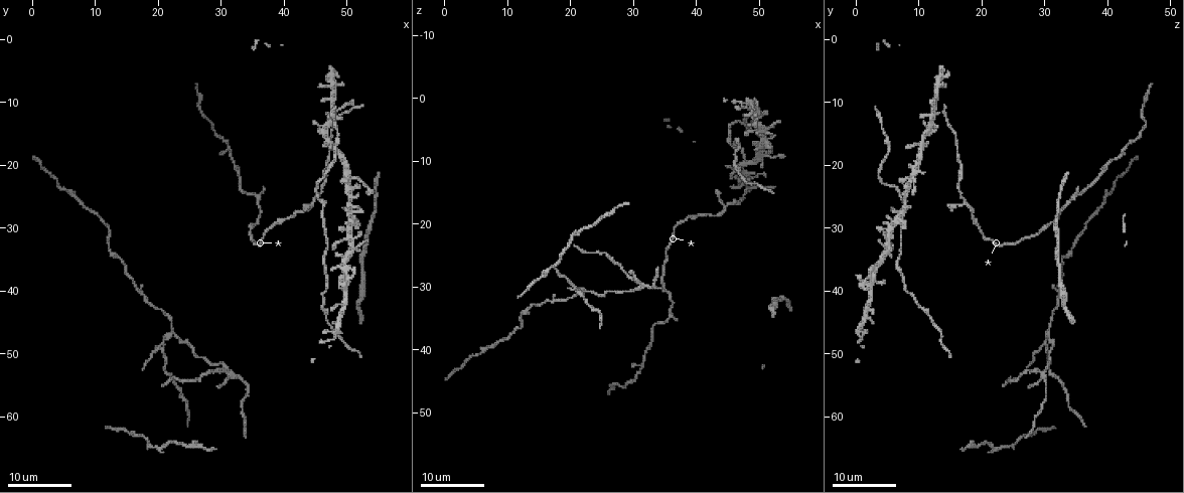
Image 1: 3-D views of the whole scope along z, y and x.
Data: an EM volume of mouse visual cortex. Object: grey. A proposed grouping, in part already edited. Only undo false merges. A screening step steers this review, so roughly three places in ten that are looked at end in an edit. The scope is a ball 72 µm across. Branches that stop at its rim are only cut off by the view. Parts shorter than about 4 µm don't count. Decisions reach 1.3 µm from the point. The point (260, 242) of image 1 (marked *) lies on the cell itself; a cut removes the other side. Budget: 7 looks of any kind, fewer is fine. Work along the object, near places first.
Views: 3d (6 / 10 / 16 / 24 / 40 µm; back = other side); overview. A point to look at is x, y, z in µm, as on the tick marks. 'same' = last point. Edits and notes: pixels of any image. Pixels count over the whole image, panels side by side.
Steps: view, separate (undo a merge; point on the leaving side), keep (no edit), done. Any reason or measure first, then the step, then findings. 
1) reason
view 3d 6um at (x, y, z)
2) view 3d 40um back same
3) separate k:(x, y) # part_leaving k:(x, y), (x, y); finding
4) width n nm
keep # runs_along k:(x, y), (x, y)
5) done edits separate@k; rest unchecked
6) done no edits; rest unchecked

four-way junction
view 3d 24um at (50.0, 32.0, 5.0)

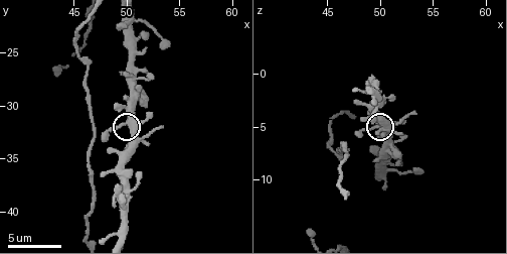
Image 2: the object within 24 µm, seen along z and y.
view 3d 6um same

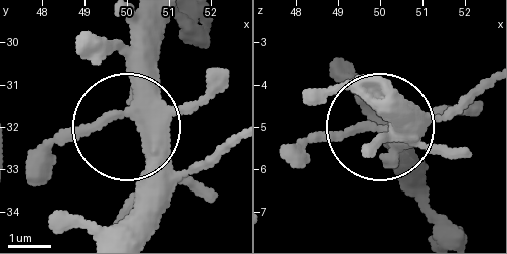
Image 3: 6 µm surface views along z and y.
width 410 nm
keep # all the same cell

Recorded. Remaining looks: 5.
arms part here
view 3d 24um at (46.5, 33.5, 7.0)

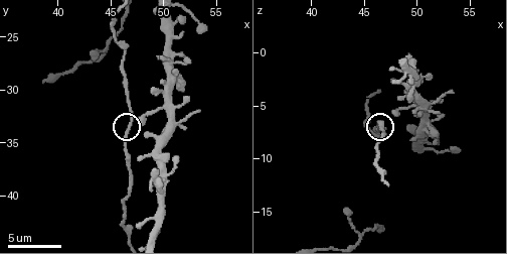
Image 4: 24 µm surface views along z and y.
view 3d 6um same

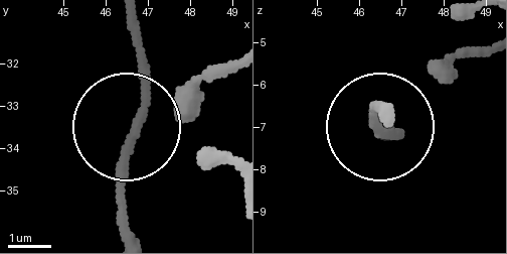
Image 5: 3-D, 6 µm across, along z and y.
arms 3
keep # runs_along 5:(233, 61), (190, 112), (129, 133), (125, 231); continuous, no second cell

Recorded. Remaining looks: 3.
thin arm on a thick one
view 3d 24um at (17.0, 40.0, 32.0)

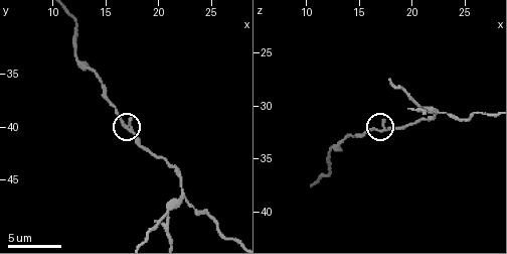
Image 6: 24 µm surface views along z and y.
view 3d 6um at (17.4, 40.0, 32.4)

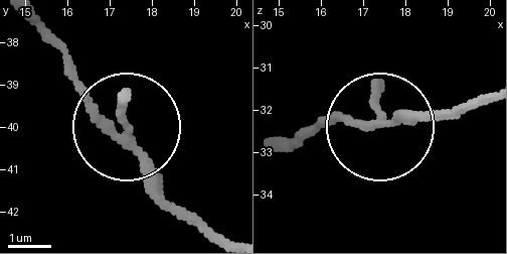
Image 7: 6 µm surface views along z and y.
other side
view 3d 6um back at (17.30, 40.15, 32.30)

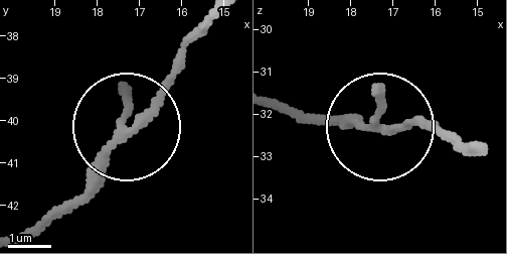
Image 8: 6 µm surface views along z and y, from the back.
arms 3
keep # continuous, no second cell

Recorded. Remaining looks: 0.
done no edits; rest unchecked

